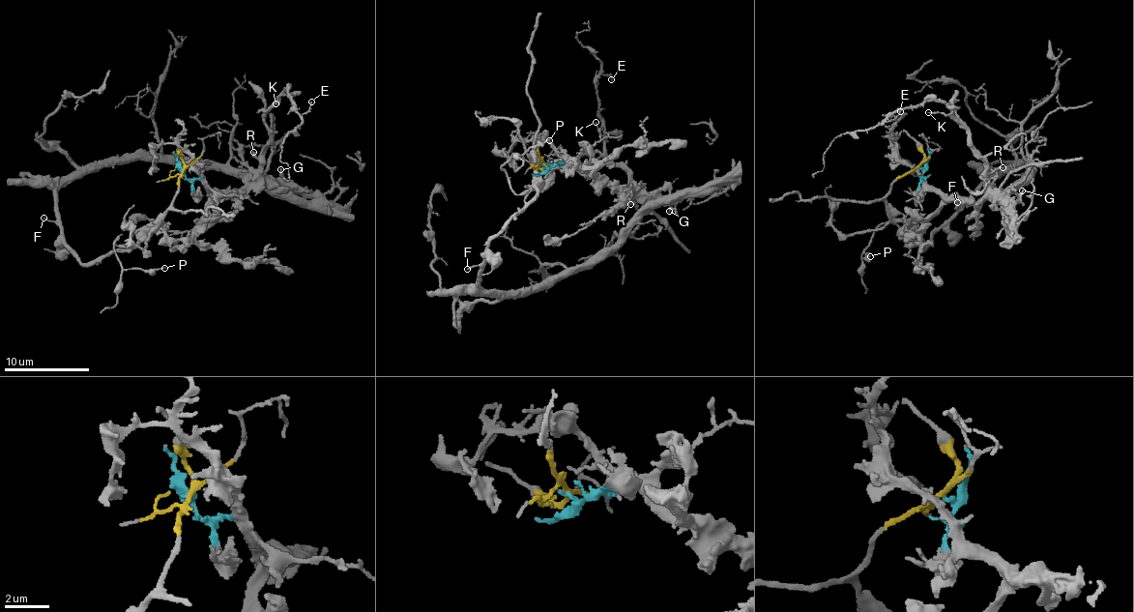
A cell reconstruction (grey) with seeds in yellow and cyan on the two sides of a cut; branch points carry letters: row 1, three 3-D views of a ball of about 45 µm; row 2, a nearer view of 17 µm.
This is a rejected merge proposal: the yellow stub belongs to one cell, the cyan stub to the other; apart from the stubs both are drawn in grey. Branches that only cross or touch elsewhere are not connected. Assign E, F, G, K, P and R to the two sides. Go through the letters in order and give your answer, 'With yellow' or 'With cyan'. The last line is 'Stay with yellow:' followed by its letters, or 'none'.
E: With cyan
F: With yellow
G: With cyan
K: With cyan
P: With yellow
R: With cyan
Stay with yellow: F, P

